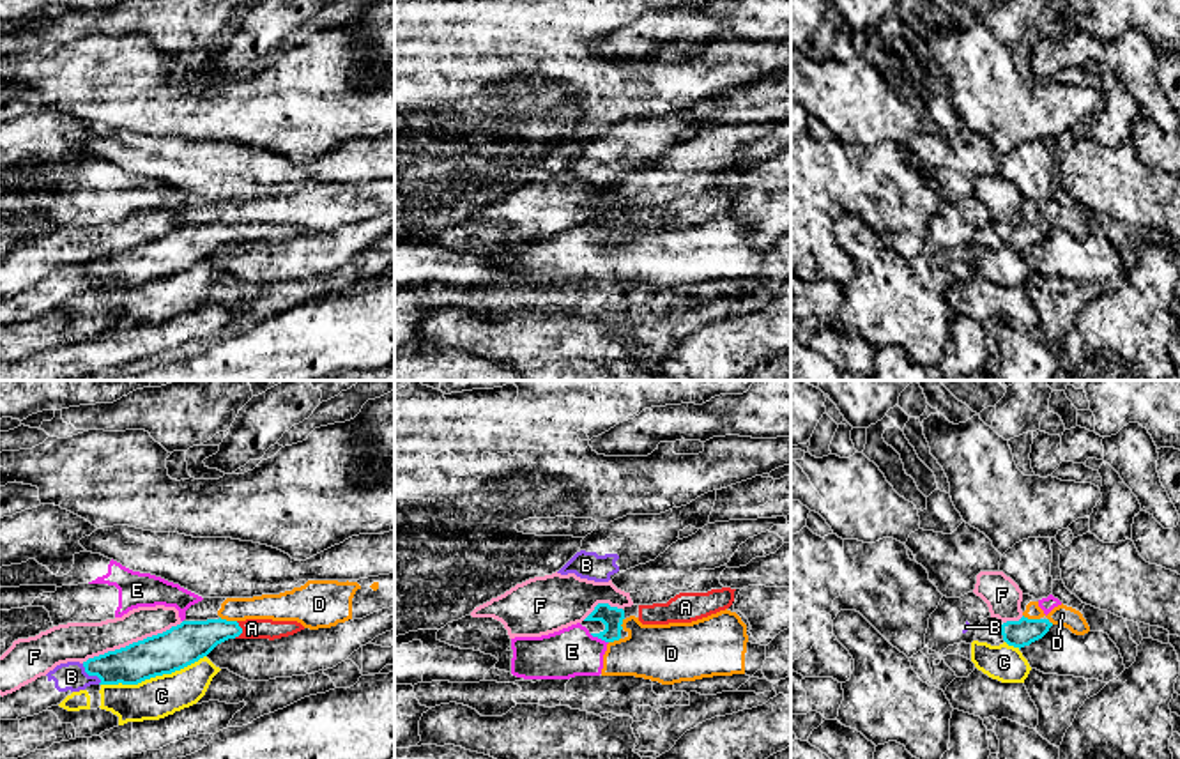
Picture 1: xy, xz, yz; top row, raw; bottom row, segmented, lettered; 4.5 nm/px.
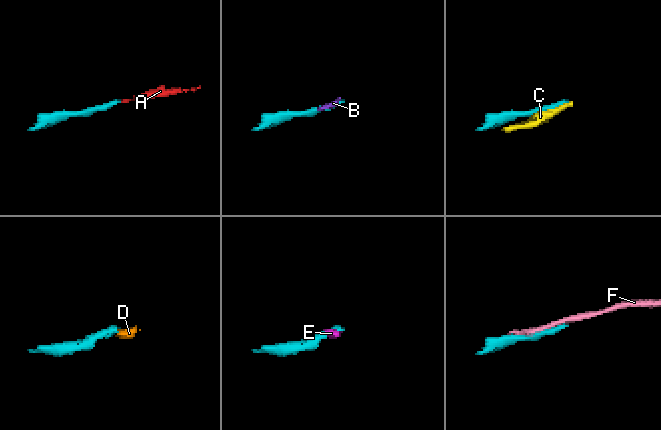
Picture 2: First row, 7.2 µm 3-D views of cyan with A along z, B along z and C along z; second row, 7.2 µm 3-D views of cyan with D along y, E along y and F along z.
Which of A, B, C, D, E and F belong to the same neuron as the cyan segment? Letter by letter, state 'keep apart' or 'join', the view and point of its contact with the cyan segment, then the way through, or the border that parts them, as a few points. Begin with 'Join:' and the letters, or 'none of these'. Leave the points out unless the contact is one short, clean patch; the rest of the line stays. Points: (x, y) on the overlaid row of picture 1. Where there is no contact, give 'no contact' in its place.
Join: A
A: join; meets cyan in xy at (241, 630); runs through xy (190, 641), (216, 630), (241, 630), (252, 628)
B: keep apart; meets cyan in xy at (91, 674)
C: keep apart; meets cyan in xy at (153, 676)
D: keep apart; meets cyan in xy at (229, 621); border along xy (220, 616), (236, 621)
E: keep apart; meets cyan in xz at (598, 637); border along xz (590, 634), (607, 643)
F: keep apart; meets cyan in xy at (133, 643)

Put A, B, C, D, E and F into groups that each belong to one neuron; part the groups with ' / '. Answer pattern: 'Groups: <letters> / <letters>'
Groups: A / B / C / D E / F

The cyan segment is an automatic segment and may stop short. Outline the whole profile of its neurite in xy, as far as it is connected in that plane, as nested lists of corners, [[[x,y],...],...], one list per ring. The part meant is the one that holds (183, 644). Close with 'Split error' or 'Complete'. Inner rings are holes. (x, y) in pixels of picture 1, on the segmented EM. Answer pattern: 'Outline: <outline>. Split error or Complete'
Outline: [[[182,621],[163,633],[88,658],[83,667],[88,676],[101,679],[99,685],[138,685],[198,662],[228,639],[274,640],[301,630],[304,626],[297,621]]]. Split error

